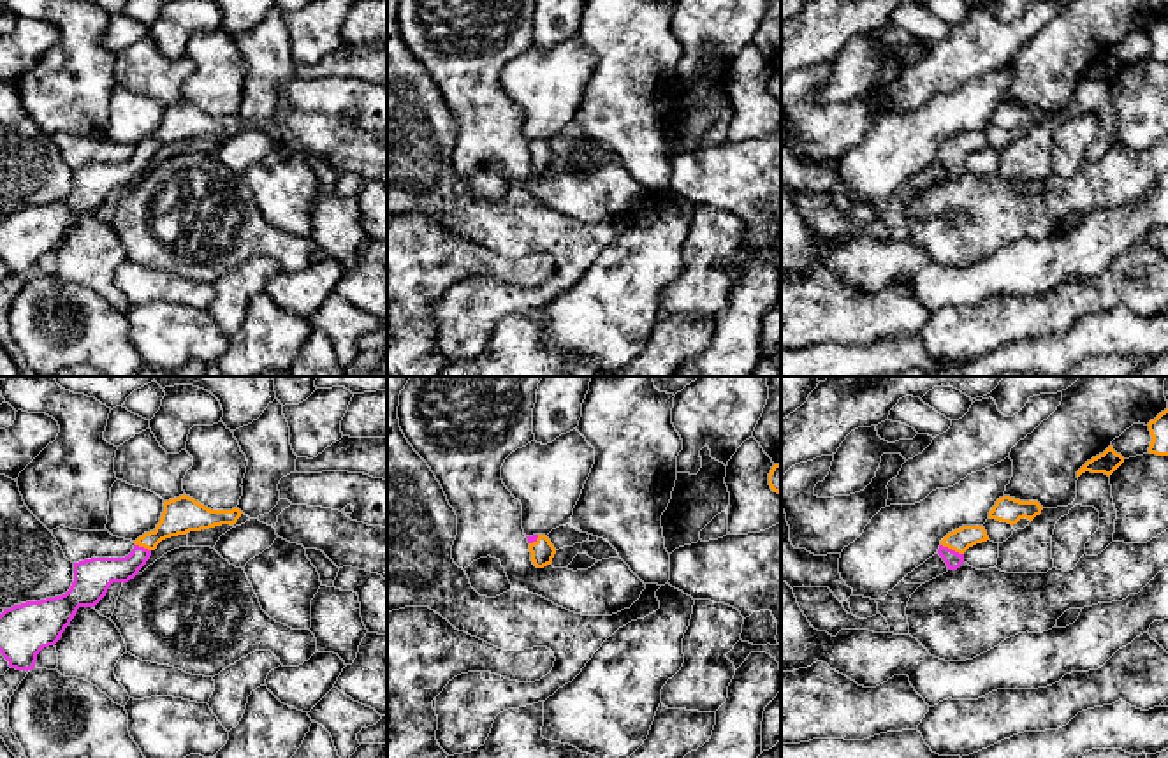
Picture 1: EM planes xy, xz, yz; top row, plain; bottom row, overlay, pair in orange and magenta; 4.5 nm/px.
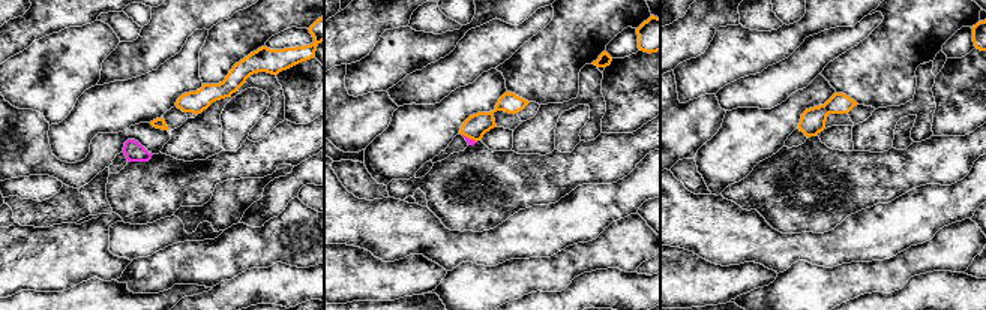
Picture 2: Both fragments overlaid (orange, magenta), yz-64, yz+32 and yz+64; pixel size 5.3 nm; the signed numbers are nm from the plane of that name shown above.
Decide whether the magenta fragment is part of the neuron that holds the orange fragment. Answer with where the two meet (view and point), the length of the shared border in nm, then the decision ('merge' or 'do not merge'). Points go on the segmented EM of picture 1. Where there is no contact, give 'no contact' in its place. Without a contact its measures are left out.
yz (952, 549) | 120 nm | merge

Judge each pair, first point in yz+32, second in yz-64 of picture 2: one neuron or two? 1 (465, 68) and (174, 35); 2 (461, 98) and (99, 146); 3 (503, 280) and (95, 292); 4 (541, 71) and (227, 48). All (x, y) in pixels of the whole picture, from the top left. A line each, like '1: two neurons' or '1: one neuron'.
1: one neuron
2: two neurons
3: two neurons
4: one neuron

